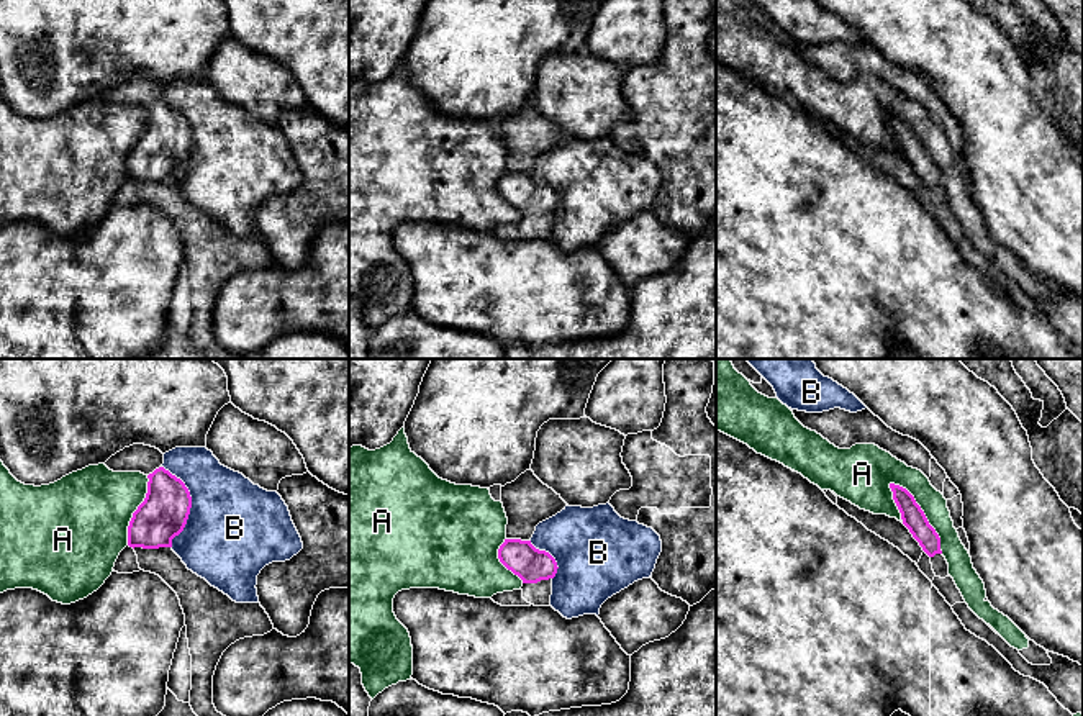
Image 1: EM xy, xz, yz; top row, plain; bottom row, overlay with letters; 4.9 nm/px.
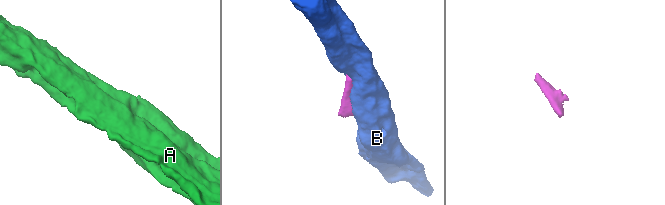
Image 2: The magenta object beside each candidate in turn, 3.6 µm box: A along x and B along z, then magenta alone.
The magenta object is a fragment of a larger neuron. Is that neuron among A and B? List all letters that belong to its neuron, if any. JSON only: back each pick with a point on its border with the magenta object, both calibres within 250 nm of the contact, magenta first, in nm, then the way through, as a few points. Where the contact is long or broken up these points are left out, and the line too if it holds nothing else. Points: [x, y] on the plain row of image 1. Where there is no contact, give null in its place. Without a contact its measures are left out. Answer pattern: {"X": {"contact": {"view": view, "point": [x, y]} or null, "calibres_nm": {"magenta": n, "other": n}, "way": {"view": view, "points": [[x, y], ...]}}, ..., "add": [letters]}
{"add": []}

